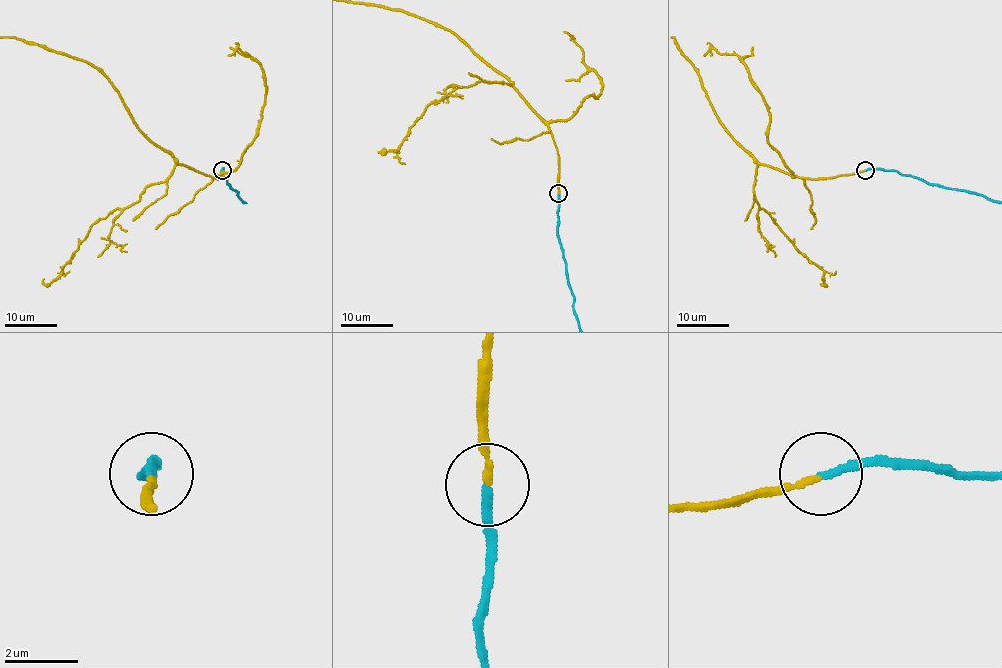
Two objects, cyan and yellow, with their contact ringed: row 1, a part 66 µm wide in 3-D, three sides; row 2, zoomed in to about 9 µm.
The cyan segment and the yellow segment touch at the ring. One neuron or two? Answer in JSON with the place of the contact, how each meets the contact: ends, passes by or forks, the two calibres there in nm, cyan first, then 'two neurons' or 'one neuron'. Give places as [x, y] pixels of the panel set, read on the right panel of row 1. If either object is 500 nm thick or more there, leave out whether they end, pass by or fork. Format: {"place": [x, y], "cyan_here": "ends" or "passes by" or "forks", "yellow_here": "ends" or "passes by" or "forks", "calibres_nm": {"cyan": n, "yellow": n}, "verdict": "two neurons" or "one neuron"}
{"place": [865, 170], "cyan_here": "ends", "yellow_here": "ends", "calibres_nm": {"cyan": 220, "yellow": 150}, "verdict": "one neuron"}

